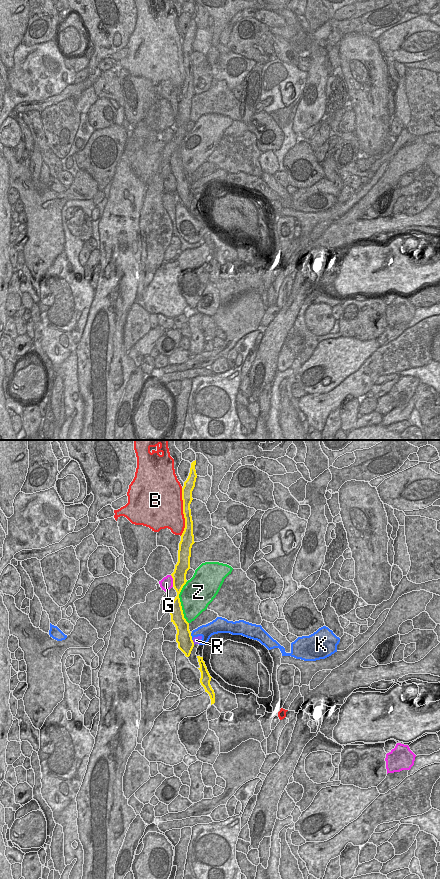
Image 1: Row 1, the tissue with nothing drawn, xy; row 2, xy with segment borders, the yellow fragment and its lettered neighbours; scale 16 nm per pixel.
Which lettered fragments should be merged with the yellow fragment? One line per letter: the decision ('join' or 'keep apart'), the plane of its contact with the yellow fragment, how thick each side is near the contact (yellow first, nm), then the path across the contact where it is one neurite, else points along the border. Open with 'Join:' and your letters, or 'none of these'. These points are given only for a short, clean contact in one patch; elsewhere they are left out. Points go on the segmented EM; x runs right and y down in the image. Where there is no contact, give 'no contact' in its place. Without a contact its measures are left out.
Join: none of these
B: keep apart; meets yellow in xy; 160 nm thick on the yellow side, 480 nm on the other
G: keep apart; meets yellow in xy; 220 nm thick on the yellow side, 200 nm on the other
K: keep apart; meets yellow in xy; 260 nm thick on the yellow side, 200 nm on the other
R: keep apart; meets yellow in xy; 260 nm thick on the yellow side, 120 nm on the other; border along xy (192, 640), (194, 644)
Z: keep apart; meets yellow in xy; 220 nm thick on the yellow side, 480 nm on the other

